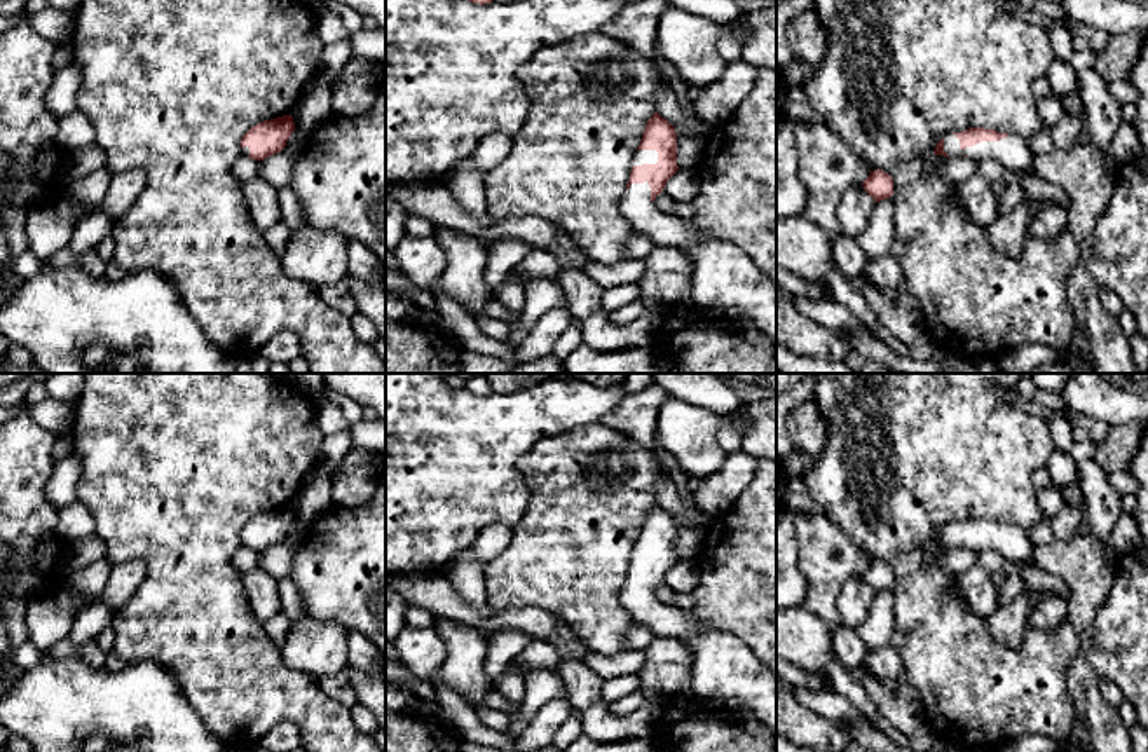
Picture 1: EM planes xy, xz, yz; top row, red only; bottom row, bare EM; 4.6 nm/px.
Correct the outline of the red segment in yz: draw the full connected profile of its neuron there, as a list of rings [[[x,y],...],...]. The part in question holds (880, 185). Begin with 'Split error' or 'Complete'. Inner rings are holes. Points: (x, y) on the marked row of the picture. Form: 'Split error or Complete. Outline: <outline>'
Complete. Outline: [[[874,169],[864,180],[864,190],[876,201],[885,201],[893,195],[893,178],[883,169]]]

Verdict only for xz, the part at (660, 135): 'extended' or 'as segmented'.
extended

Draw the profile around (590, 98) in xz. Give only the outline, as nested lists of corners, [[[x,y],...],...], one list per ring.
[[[595,31],[539,49],[520,70],[518,79],[529,98],[523,126],[511,136],[511,150],[485,174],[485,201],[494,218],[536,216],[562,229],[586,258],[616,265],[625,256],[625,244],[633,236],[621,215],[621,199],[633,167],[635,152],[647,120],[656,112],[659,70],[625,42]]]

